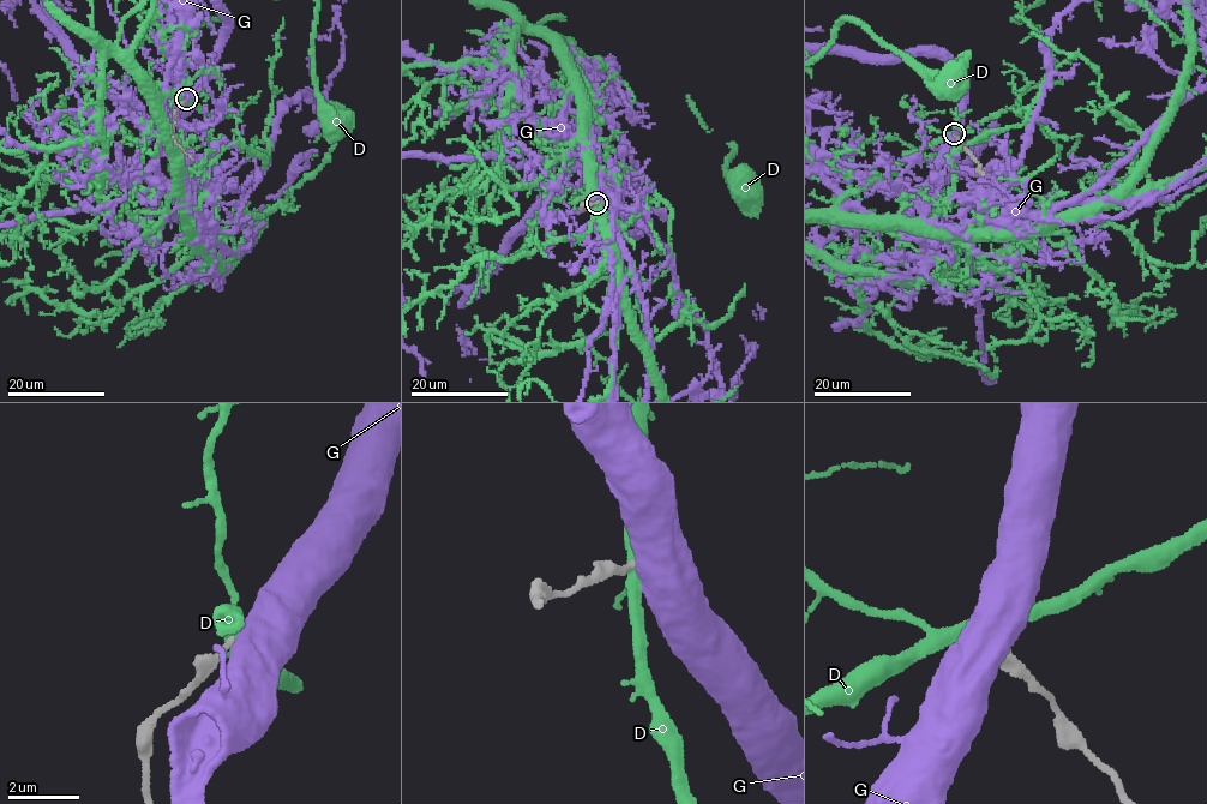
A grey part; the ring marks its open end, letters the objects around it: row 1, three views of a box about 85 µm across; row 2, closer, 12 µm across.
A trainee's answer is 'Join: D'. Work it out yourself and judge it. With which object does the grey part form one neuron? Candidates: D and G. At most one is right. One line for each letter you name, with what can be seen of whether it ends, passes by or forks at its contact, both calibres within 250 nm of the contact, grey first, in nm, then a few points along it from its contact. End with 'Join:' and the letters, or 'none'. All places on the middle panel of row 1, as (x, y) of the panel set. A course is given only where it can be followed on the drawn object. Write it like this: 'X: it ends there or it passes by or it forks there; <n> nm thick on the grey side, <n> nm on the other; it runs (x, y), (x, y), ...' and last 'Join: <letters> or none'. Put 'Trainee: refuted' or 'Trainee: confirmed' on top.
Trainee: refuted
Join: none

